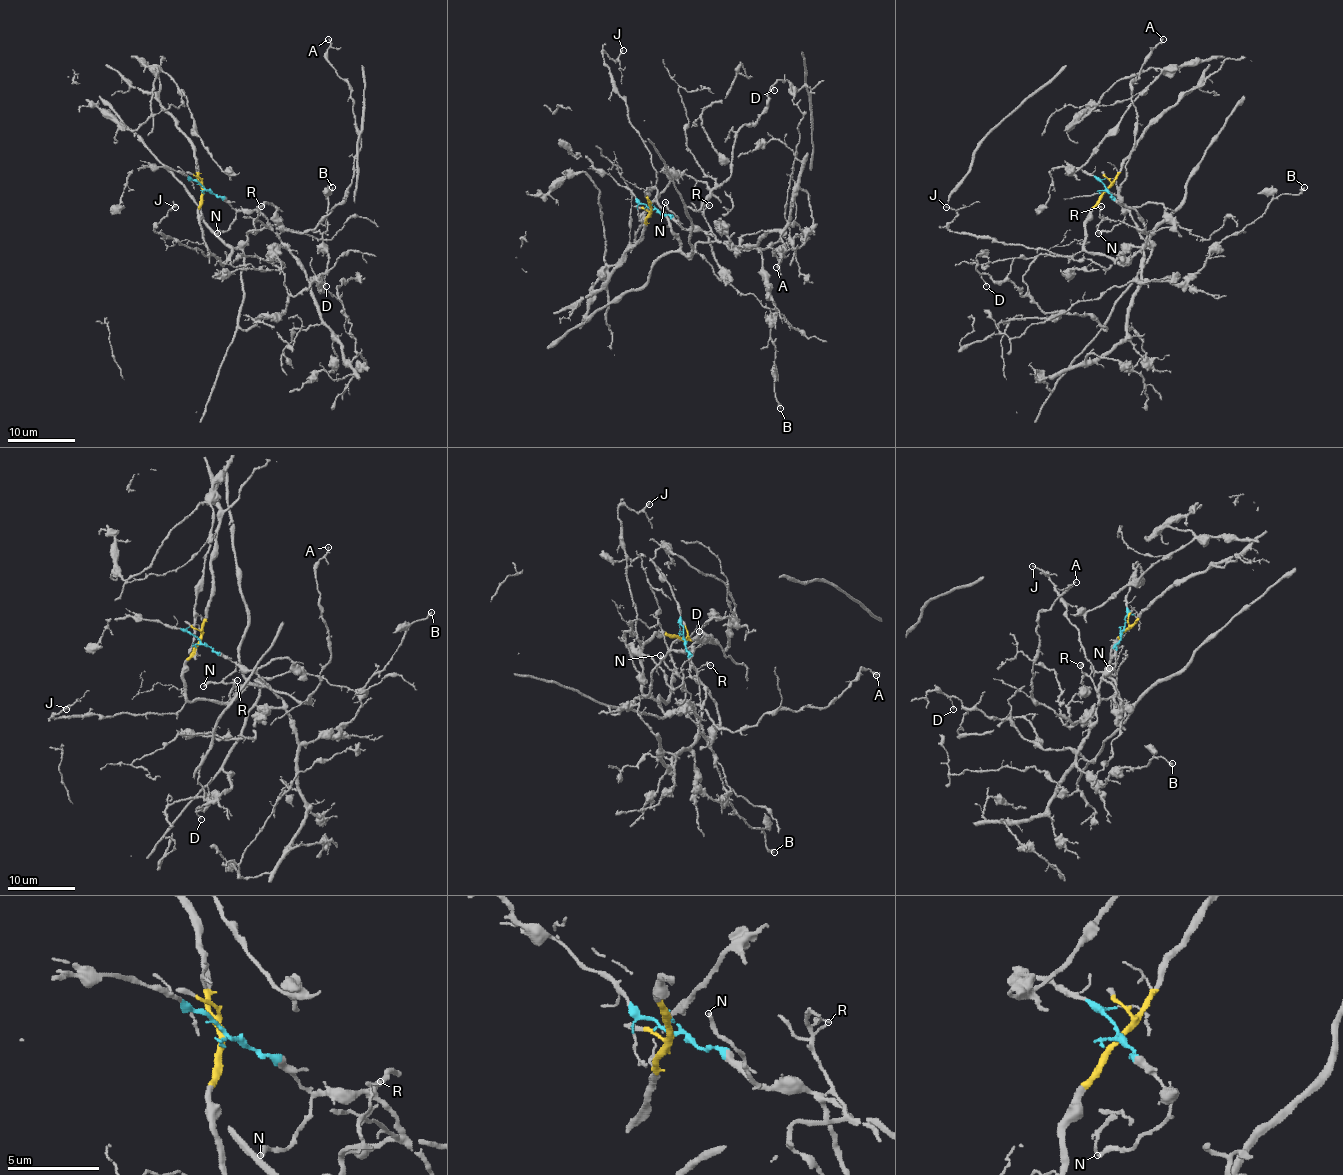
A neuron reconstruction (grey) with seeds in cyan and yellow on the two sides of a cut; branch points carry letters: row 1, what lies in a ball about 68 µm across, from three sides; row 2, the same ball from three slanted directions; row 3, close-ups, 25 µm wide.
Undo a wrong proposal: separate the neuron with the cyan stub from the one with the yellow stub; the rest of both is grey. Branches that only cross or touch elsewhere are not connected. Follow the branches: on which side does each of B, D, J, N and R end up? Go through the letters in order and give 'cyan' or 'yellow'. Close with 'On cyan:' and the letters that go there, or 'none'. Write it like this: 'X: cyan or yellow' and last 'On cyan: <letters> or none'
B: cyan
D: yellow
J: yellow
N: cyan
R: cyan
On cyan: B, N, R

